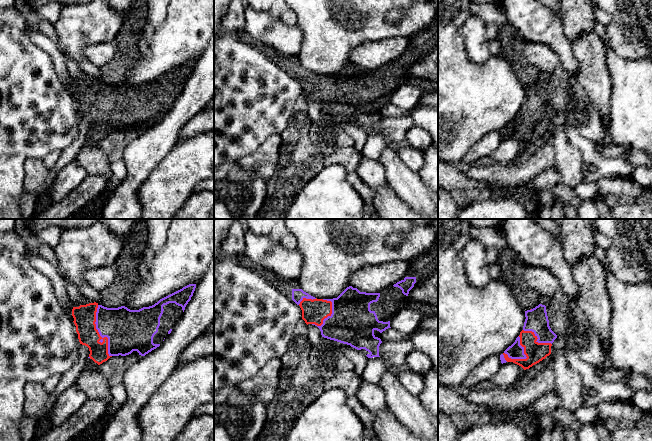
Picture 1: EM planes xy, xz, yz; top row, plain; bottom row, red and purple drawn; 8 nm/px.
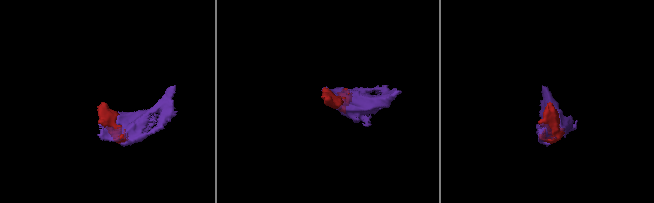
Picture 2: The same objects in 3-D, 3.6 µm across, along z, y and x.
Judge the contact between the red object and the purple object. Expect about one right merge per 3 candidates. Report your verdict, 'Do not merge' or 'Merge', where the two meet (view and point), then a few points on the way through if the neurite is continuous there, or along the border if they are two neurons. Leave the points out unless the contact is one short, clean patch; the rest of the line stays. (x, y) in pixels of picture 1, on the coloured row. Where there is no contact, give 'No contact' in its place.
Merge. Touches red at xy (98, 333)

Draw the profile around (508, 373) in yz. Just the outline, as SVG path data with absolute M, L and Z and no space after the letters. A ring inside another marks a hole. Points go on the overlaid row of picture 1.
M513 362L503 363L498 372L491 378L491 382L495 387L507 389L514 386L523 371L524 369L521 366Z

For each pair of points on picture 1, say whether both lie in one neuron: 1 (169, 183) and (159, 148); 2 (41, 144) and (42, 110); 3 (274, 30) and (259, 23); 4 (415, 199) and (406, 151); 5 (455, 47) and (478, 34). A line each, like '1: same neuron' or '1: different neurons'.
1: different neurons
2: same neuron
3: same neuron
4: different neurons
5: different neurons

